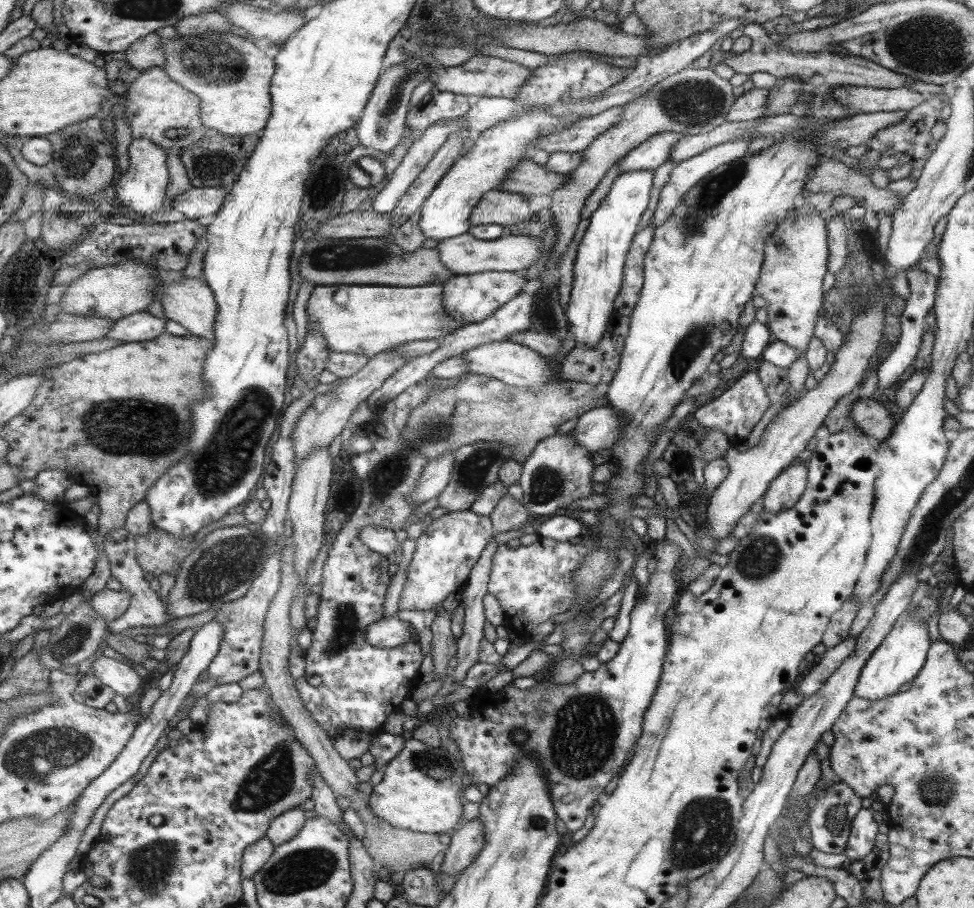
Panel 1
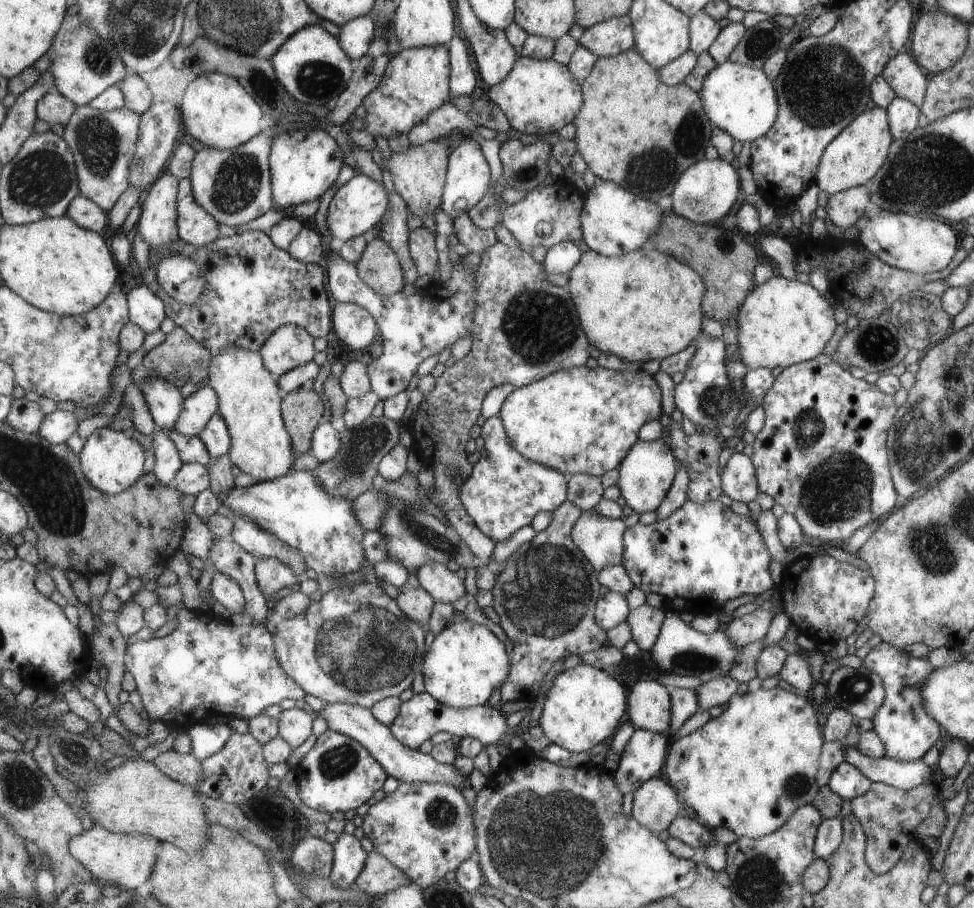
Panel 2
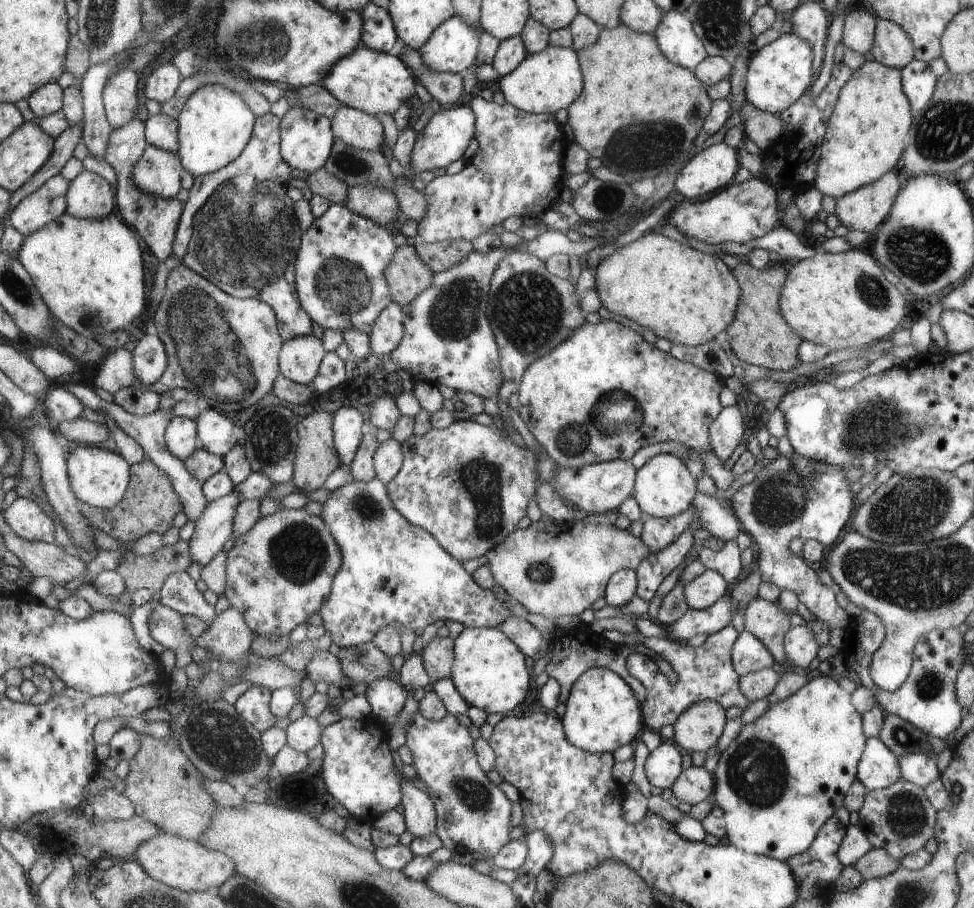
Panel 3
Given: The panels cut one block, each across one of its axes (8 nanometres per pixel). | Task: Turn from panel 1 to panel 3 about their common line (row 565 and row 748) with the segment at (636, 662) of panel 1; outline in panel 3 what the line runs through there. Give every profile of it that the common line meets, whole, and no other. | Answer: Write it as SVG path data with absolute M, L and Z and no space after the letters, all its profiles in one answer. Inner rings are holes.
M662 740L661 744L647 756L645 771L650 784L658 788L671 788L682 774L682 752L676 743Z

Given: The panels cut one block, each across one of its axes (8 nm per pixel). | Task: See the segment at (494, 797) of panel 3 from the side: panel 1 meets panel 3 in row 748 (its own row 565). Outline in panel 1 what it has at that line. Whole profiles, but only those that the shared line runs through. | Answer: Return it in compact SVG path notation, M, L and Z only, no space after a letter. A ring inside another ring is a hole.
M469 510L452 511L434 519L417 539L417 549L408 567L407 583L399 600L400 610L430 610L454 594L464 591L473 567L487 542L494 536L490 516Z

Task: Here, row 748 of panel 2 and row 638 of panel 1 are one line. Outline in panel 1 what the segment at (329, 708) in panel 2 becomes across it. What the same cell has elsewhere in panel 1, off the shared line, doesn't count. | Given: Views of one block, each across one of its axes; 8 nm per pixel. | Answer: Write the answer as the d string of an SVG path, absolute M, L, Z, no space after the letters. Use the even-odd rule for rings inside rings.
M398 616L386 617L370 624L367 629L367 641L378 648L396 648L410 640L415 628Z

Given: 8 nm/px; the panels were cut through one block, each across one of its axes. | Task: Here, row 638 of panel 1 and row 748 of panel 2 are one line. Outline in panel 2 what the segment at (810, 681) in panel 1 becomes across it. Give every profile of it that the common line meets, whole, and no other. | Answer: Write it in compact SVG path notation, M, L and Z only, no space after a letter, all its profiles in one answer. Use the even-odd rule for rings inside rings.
M854 746L845 750L844 761L859 768L872 783L884 783L902 790L910 790L926 781L932 781L935 770L922 759L897 761L886 756L875 759Z

